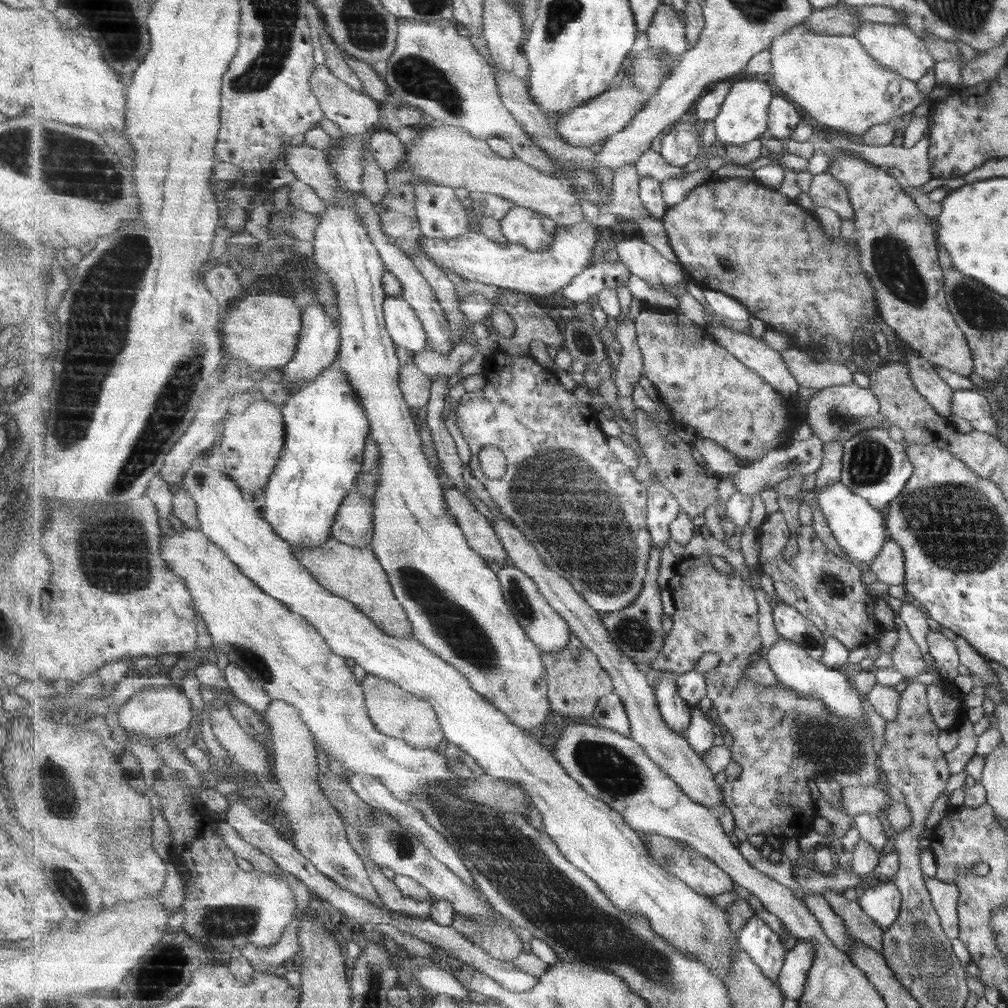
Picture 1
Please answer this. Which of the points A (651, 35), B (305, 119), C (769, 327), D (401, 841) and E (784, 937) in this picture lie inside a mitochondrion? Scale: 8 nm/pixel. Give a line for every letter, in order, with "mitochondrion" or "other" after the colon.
A: other
B: other
C: other
D: mitochondrion
E: other

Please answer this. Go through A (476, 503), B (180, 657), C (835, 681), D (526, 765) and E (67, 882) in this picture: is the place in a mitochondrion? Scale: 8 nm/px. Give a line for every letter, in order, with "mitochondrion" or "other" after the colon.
A: other
B: other
C: other
D: other
E: mitochondrion

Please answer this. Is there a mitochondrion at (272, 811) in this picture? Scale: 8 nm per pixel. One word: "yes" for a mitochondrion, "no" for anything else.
no

